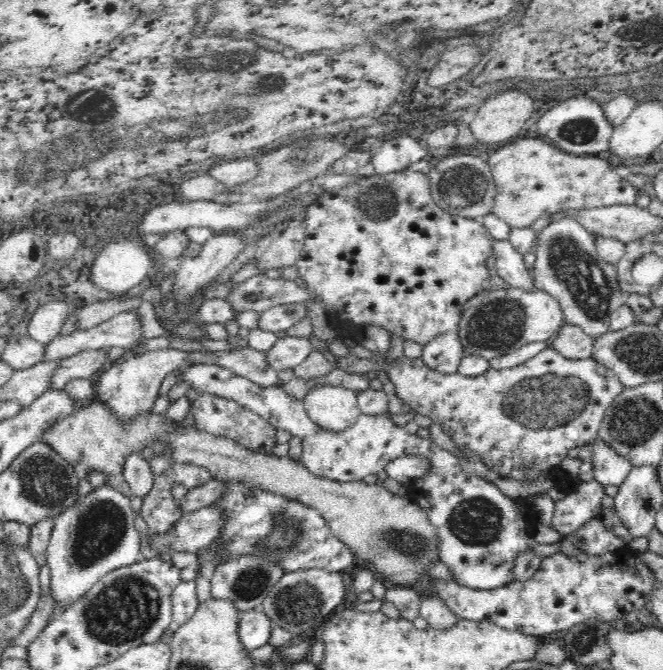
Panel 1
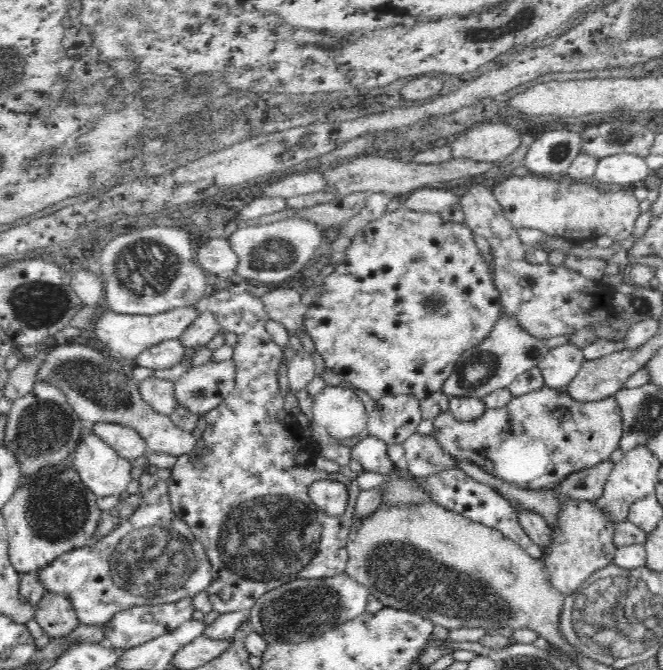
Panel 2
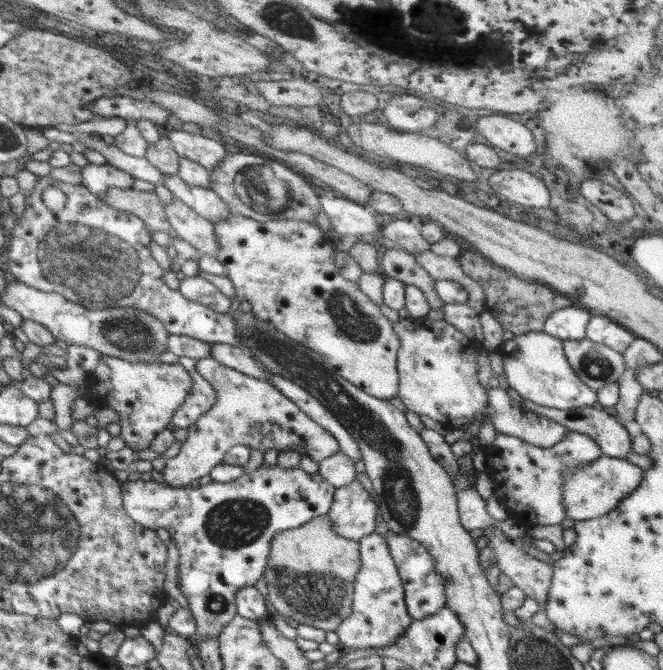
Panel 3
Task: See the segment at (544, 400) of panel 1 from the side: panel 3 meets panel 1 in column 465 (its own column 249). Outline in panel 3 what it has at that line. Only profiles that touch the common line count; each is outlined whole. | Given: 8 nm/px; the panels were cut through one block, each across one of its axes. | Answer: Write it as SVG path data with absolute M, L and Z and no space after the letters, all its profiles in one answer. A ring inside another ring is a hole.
M210 356L200 359L196 370L214 387L217 398L215 405L188 427L188 437L184 438L179 454L167 458L162 473L168 486L186 487L192 480L208 476L214 466L223 462L224 454L239 444L260 450L262 454L270 449L278 452L292 449L308 455L318 464L340 451L336 438L276 390L272 383L219 364Z

